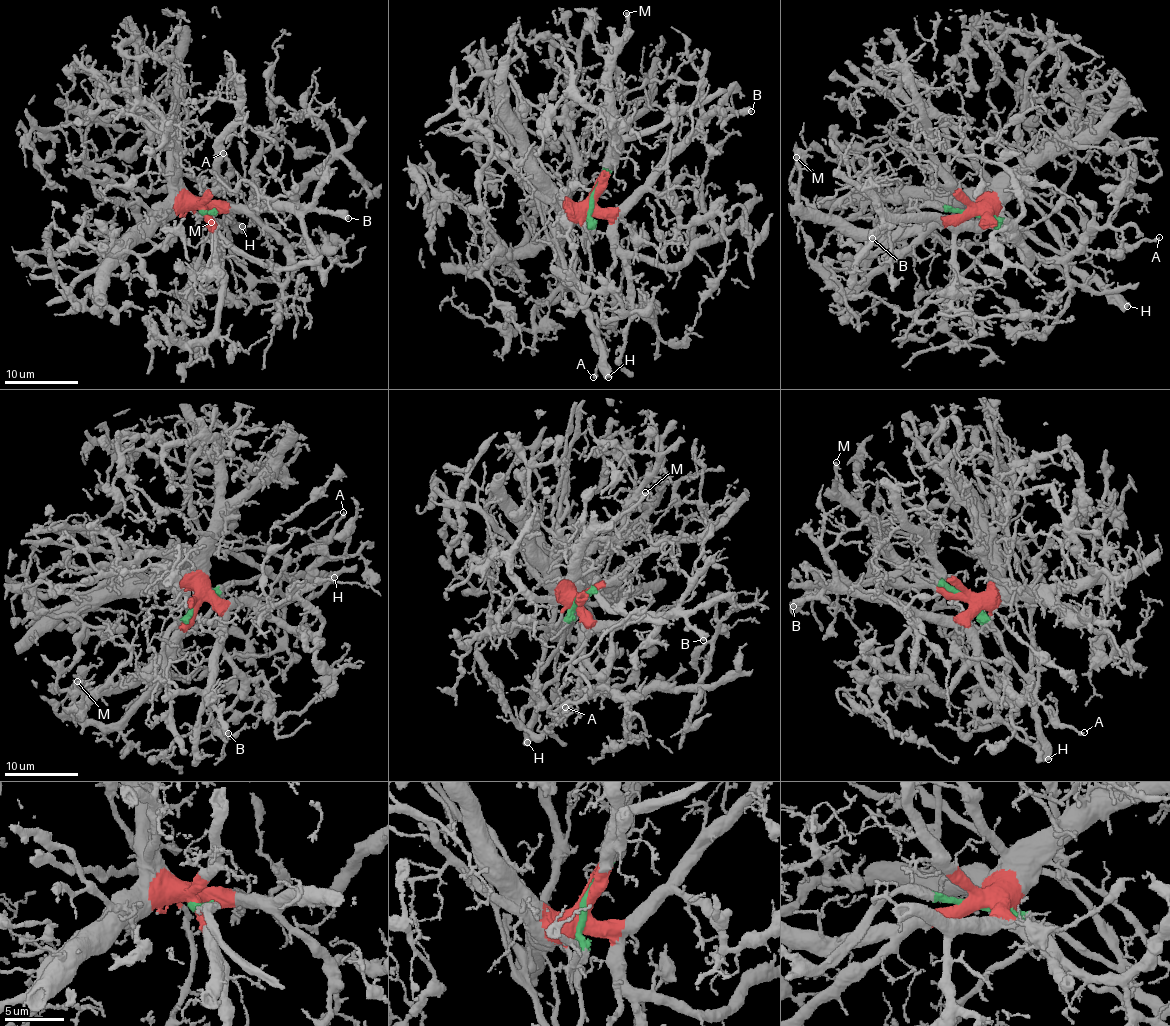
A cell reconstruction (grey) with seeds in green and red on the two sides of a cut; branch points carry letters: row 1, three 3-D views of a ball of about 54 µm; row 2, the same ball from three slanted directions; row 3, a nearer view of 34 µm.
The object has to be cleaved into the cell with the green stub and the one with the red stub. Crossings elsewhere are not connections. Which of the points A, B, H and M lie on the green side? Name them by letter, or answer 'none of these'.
H

